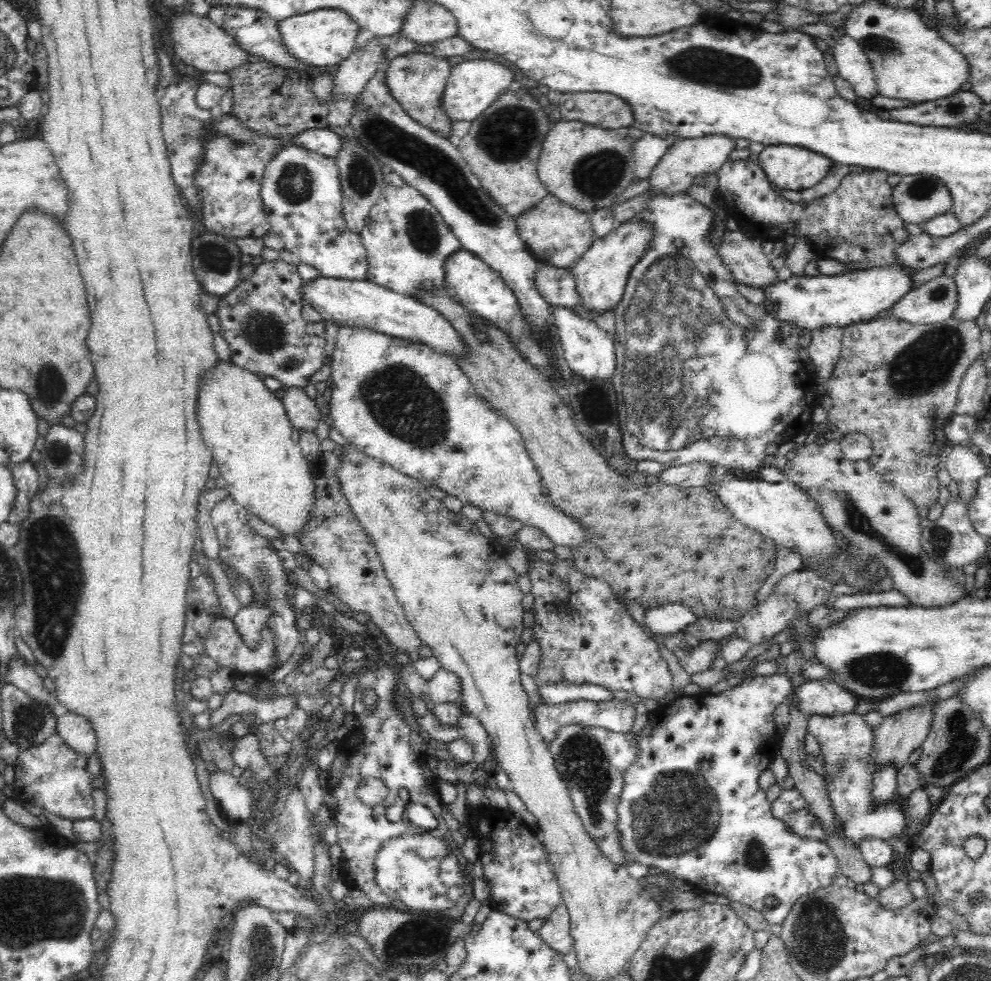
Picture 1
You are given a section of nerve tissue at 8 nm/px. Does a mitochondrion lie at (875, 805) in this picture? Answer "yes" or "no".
no

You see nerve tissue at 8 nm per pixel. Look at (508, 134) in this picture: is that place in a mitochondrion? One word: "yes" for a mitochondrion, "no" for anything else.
yes

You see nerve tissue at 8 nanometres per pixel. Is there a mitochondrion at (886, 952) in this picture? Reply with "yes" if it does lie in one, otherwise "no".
no

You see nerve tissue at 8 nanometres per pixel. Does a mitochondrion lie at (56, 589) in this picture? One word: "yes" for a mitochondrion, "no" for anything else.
yes

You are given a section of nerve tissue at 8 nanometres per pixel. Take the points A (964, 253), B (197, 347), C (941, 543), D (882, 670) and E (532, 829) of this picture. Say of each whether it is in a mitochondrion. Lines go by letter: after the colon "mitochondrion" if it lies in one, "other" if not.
A: other
B: other
C: mitochondrion
D: mitochondrion
E: other

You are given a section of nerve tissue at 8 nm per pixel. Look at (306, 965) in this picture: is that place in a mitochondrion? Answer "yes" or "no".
no

